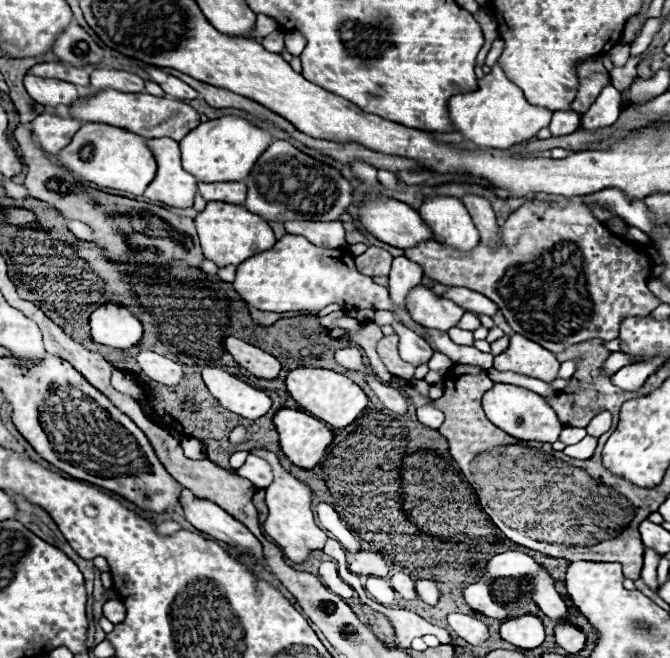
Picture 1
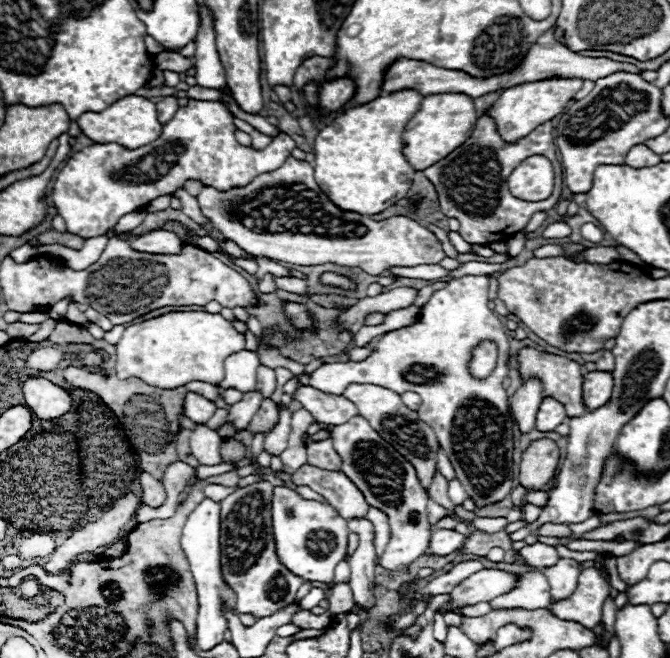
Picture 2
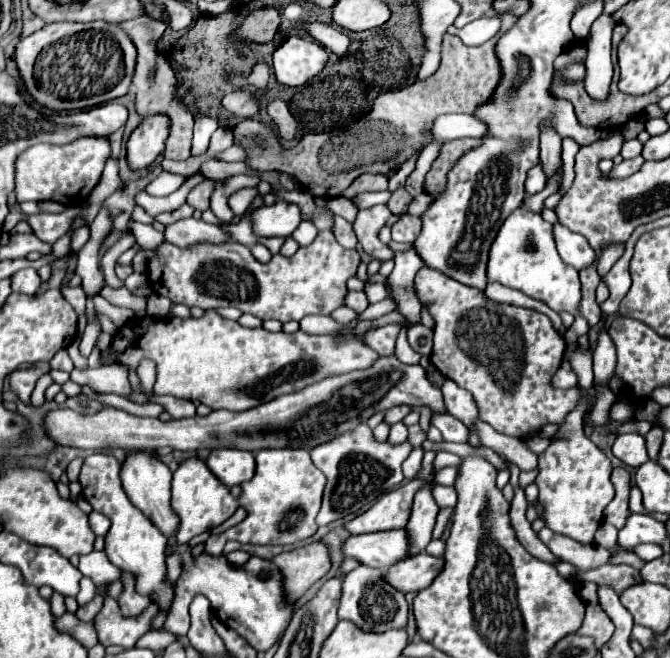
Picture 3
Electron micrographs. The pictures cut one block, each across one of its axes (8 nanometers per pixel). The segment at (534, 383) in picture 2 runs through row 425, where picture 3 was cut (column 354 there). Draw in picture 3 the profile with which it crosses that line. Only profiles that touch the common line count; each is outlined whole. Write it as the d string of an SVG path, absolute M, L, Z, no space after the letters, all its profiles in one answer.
M414 478L402 484L400 488L386 492L370 510L350 520L344 528L350 534L368 534L368 532L404 528L408 522L412 498L422 486L432 486L432 482Z

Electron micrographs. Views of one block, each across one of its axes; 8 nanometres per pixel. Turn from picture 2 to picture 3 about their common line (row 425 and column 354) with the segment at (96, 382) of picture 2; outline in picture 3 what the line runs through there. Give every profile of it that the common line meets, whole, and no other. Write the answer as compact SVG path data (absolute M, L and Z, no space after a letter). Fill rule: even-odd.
M446 34L444 36L444 44L442 44L442 62L440 62L440 68L426 80L416 80L414 84L406 86L406 88L400 88L400 90L392 90L392 92L386 92L386 94L380 94L374 104L372 104L372 110L360 118L358 122L350 124L348 128L344 130L338 130L336 134L332 132L320 132L320 134L306 134L300 138L300 142L294 146L294 148L288 148L284 150L278 140L274 138L272 130L262 124L262 122L256 122L256 120L242 120L234 126L234 138L246 138L250 134L256 134L256 136L264 136L268 140L268 146L264 150L258 150L256 146L246 146L244 152L246 152L246 164L252 168L252 170L258 170L258 172L266 172L266 170L282 170L282 172L288 172L296 182L300 182L312 196L334 196L334 194L342 194L360 174L364 172L372 172L372 174L386 174L392 166L398 168L404 158L410 158L422 144L422 130L424 128L430 128L430 122L440 116L440 114L450 114L450 112L462 112L462 114L474 114L476 106L480 106L480 102L486 102L488 100L488 94L492 94L492 90L496 88L496 82L500 80L500 66L496 62L496 56L494 56L494 44L496 44L498 36L494 36L492 40L484 42L482 46L476 46L476 48L470 48L466 44L462 44L462 40L458 36L452 36L452 34ZM372 162L388 162L388 166L372 166Z

